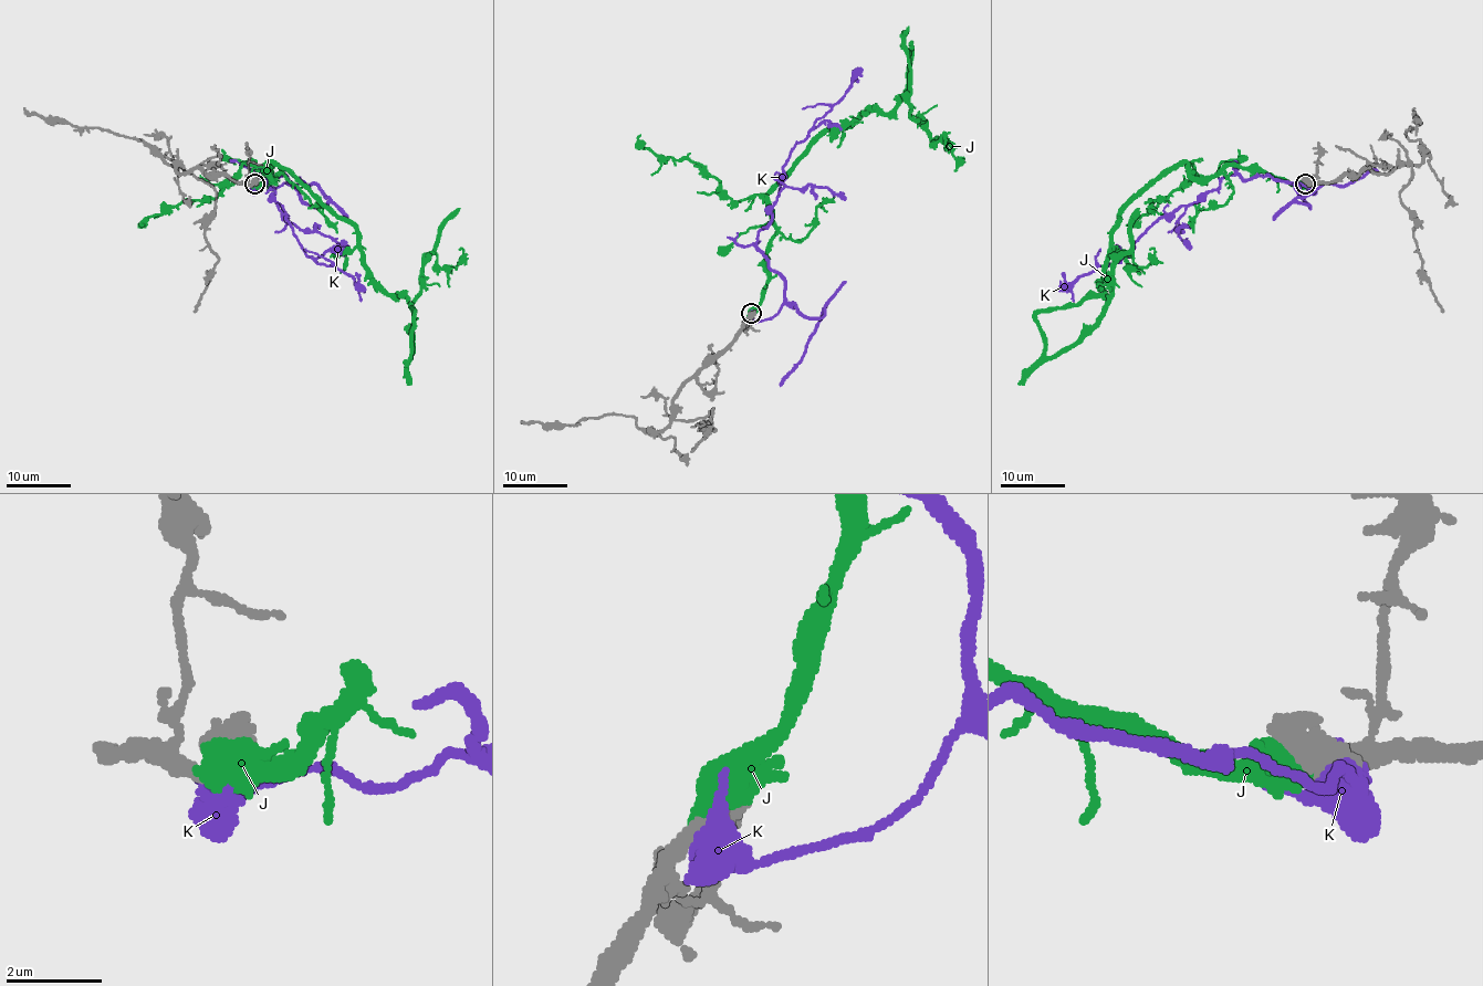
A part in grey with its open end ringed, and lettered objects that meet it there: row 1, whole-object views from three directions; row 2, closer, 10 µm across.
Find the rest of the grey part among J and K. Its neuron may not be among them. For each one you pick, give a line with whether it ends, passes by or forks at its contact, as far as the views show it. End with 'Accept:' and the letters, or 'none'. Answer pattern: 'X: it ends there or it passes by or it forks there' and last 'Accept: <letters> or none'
J: it ends there
Accept: J

